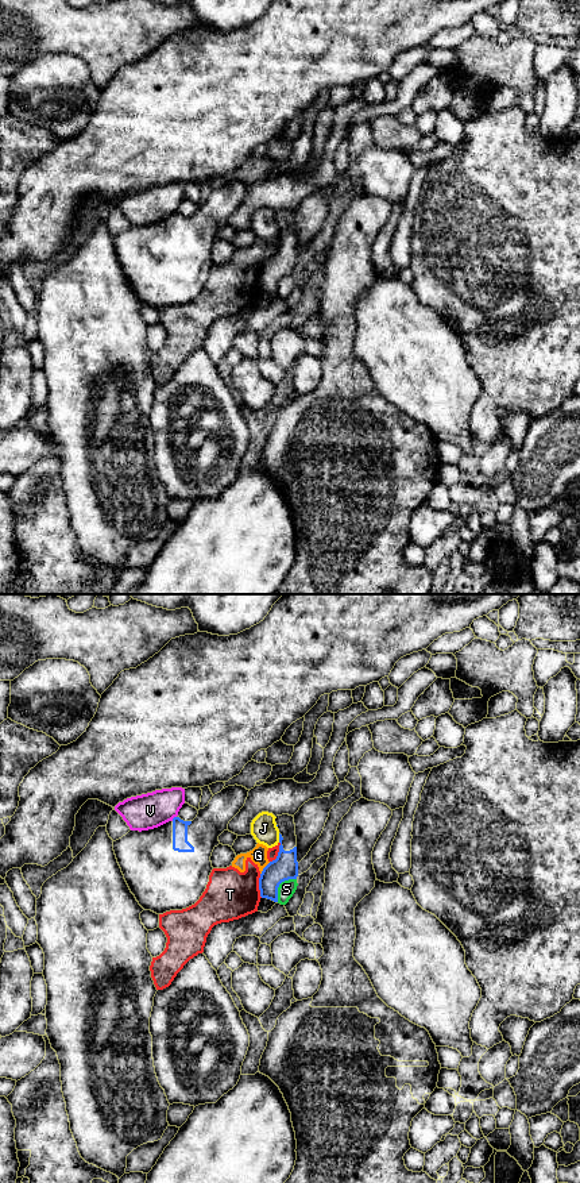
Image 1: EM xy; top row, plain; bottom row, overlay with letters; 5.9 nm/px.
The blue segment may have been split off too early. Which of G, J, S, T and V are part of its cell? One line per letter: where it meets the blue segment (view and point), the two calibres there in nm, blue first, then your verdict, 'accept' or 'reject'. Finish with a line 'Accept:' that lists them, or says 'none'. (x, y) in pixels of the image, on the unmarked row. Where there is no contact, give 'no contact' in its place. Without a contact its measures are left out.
G: xy (263, 264) | 150/100 nm | reject
J: xy (279, 232) | 150/160 nm | reject
S: xy (279, 278) | 150/100 nm | reject
T: xy (259, 281) | 150/300 nm | reject
V: xy (173, 214) | 100/220 nm | reject
Accept: none

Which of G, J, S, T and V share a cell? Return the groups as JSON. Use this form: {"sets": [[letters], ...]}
{"sets": [["G", "T"], ["J"], ["S"], ["V"]]}

